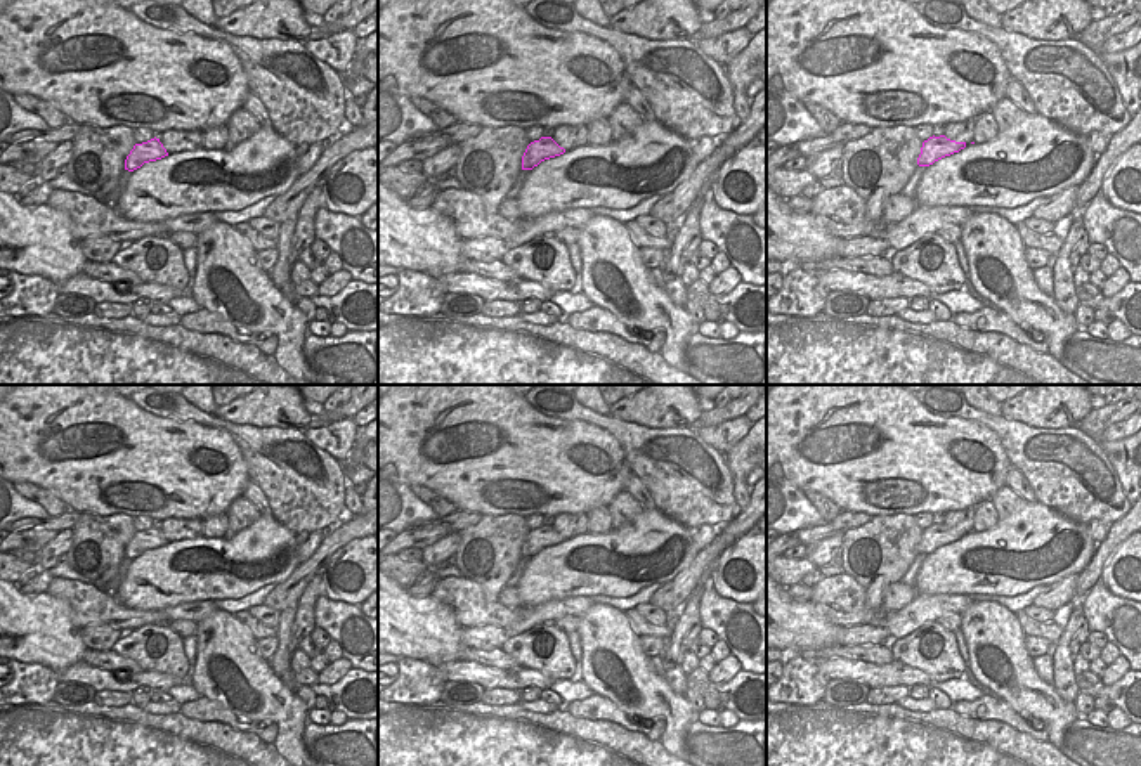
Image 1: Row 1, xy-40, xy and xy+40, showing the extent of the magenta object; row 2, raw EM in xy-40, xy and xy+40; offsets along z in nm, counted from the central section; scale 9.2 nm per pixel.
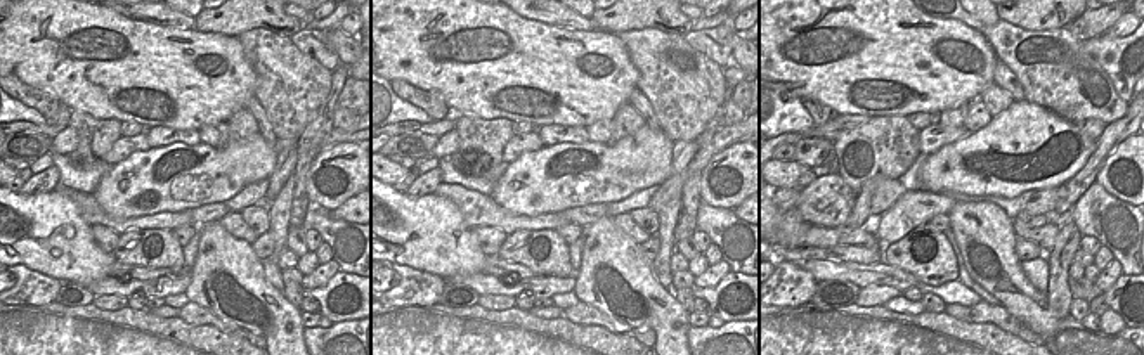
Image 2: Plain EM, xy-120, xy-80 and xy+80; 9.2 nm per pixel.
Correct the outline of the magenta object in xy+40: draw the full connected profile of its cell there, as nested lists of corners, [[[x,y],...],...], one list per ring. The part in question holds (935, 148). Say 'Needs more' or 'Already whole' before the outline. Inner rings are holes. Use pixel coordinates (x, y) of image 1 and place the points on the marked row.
Already whole. [[[933,135],[923,142],[921,154],[917,158],[917,165],[929,166],[935,161],[945,156],[950,156],[954,153],[959,153],[964,147],[966,147],[966,142],[955,142],[955,140],[947,139],[945,135],[940,135],[940,137]]]

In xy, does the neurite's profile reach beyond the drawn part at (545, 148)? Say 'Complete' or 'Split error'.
Complete.

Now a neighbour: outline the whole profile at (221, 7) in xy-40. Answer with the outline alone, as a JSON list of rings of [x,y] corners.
[[[212,0],[212,5],[213,5],[215,16],[220,19],[220,17],[225,17],[225,16],[232,14],[234,10],[243,9],[253,2],[255,0]]]

